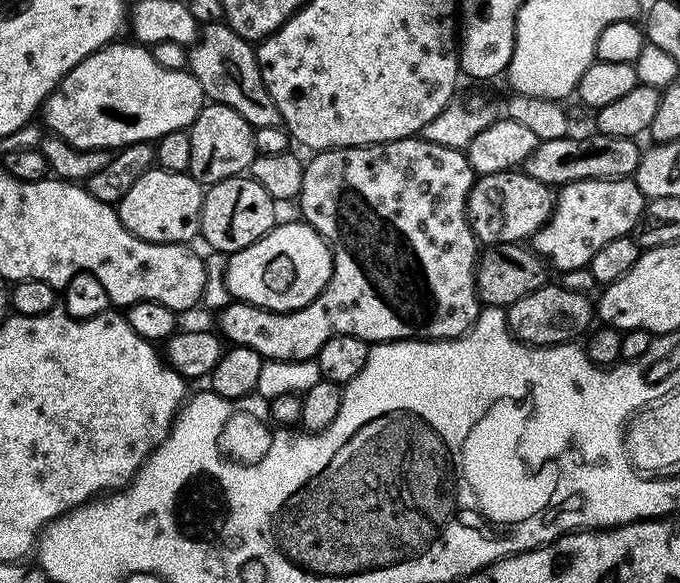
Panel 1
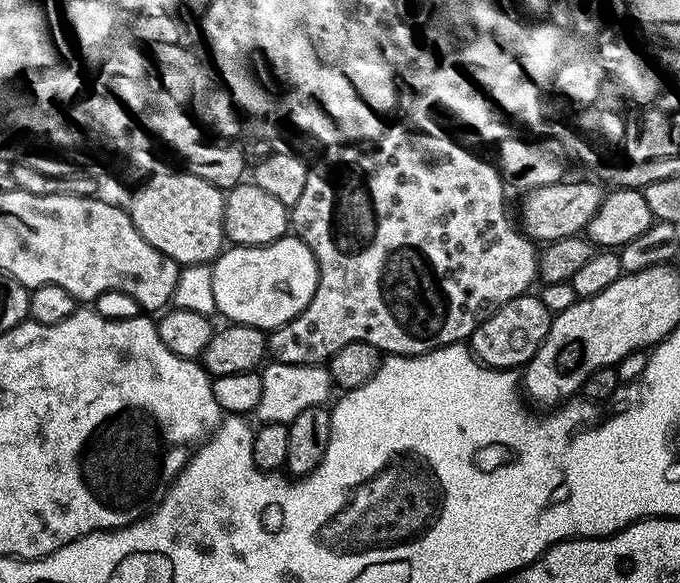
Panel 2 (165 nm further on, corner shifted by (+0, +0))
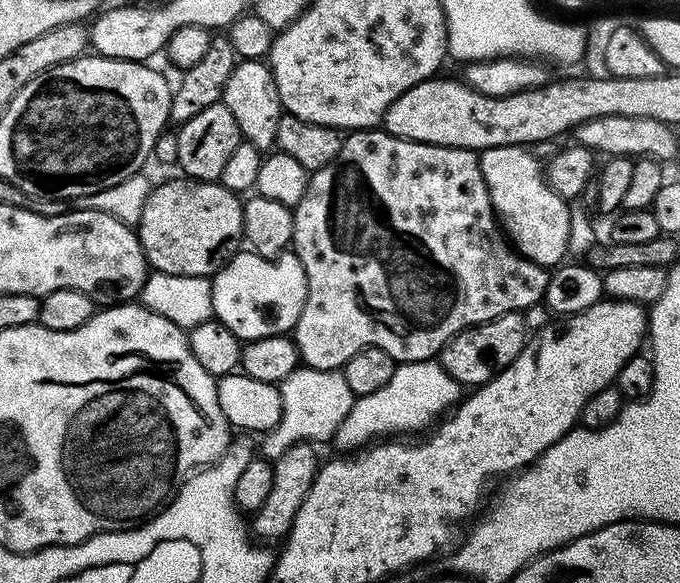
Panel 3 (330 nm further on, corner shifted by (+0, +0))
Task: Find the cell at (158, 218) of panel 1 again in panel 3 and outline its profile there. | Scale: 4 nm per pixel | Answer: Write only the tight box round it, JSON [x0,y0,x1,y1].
[134,178,244,277]

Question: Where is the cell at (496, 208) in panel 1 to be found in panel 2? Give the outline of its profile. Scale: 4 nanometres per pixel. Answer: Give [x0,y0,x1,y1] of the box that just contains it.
[518,178,606,242]

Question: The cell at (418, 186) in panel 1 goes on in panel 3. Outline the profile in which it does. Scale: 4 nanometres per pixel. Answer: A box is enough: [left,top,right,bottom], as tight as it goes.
[291,130,550,370]

